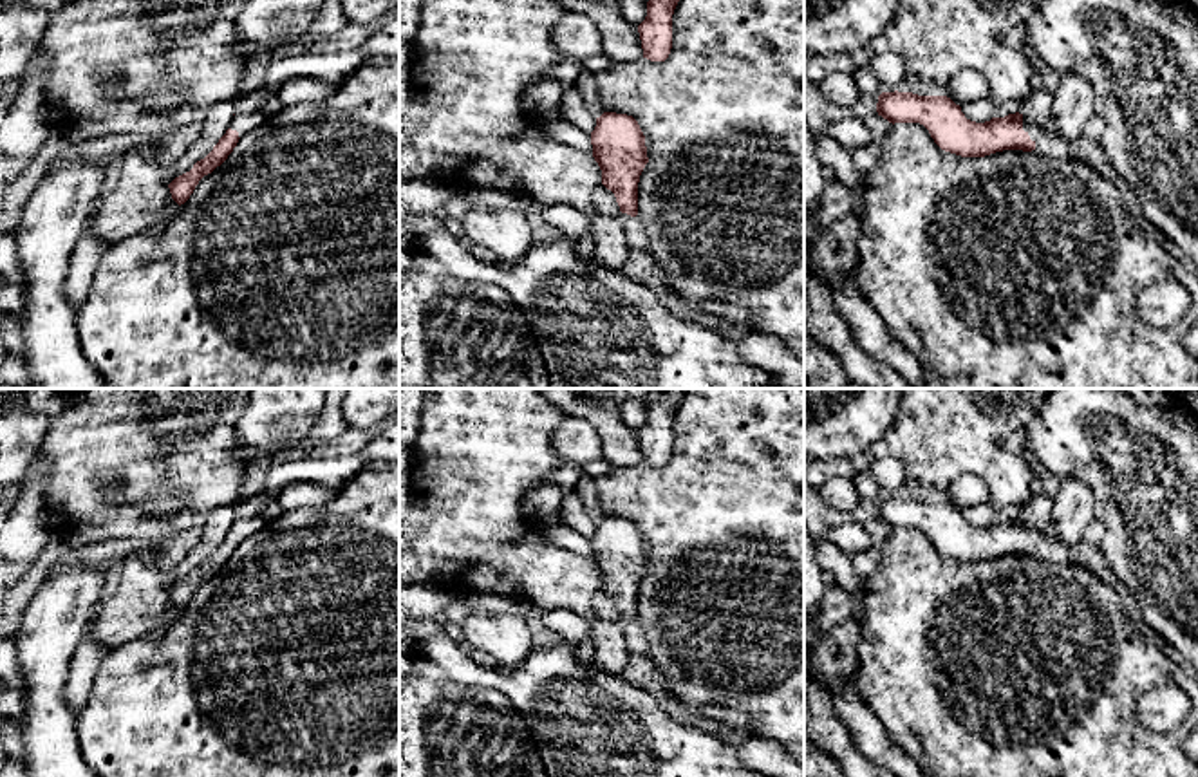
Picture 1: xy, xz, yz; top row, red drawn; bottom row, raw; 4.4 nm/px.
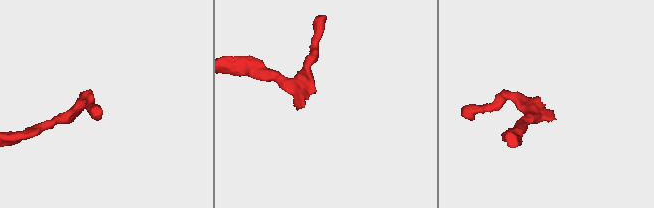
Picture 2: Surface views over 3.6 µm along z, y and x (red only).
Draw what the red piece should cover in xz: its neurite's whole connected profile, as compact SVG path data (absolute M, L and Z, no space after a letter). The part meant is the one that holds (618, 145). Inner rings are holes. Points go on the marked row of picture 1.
M604 112L591 132L593 157L602 170L602 184L620 206L620 222L632 249L645 249L647 229L638 215L638 183L649 163L645 136L632 116Z

